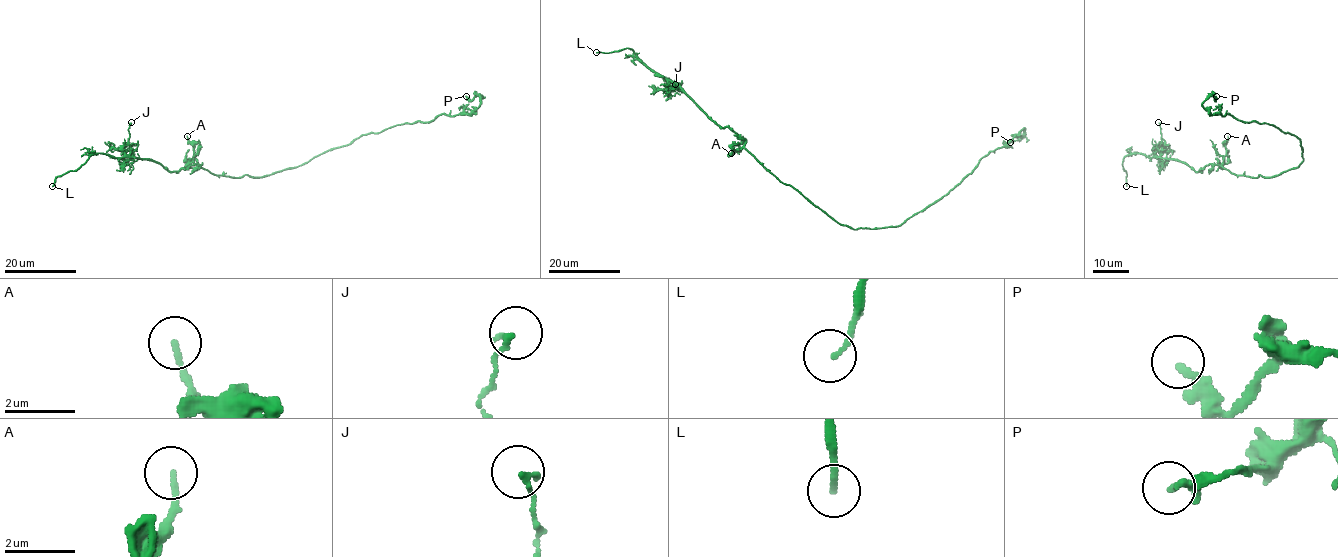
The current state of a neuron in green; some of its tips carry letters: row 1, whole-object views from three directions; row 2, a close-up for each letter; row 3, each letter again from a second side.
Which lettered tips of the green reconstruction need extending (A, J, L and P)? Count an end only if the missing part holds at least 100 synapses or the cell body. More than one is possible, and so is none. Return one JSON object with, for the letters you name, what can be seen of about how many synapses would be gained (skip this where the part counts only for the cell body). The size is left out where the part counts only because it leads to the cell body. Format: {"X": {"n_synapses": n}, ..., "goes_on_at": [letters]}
{"goes_on_at": ["L"]}

